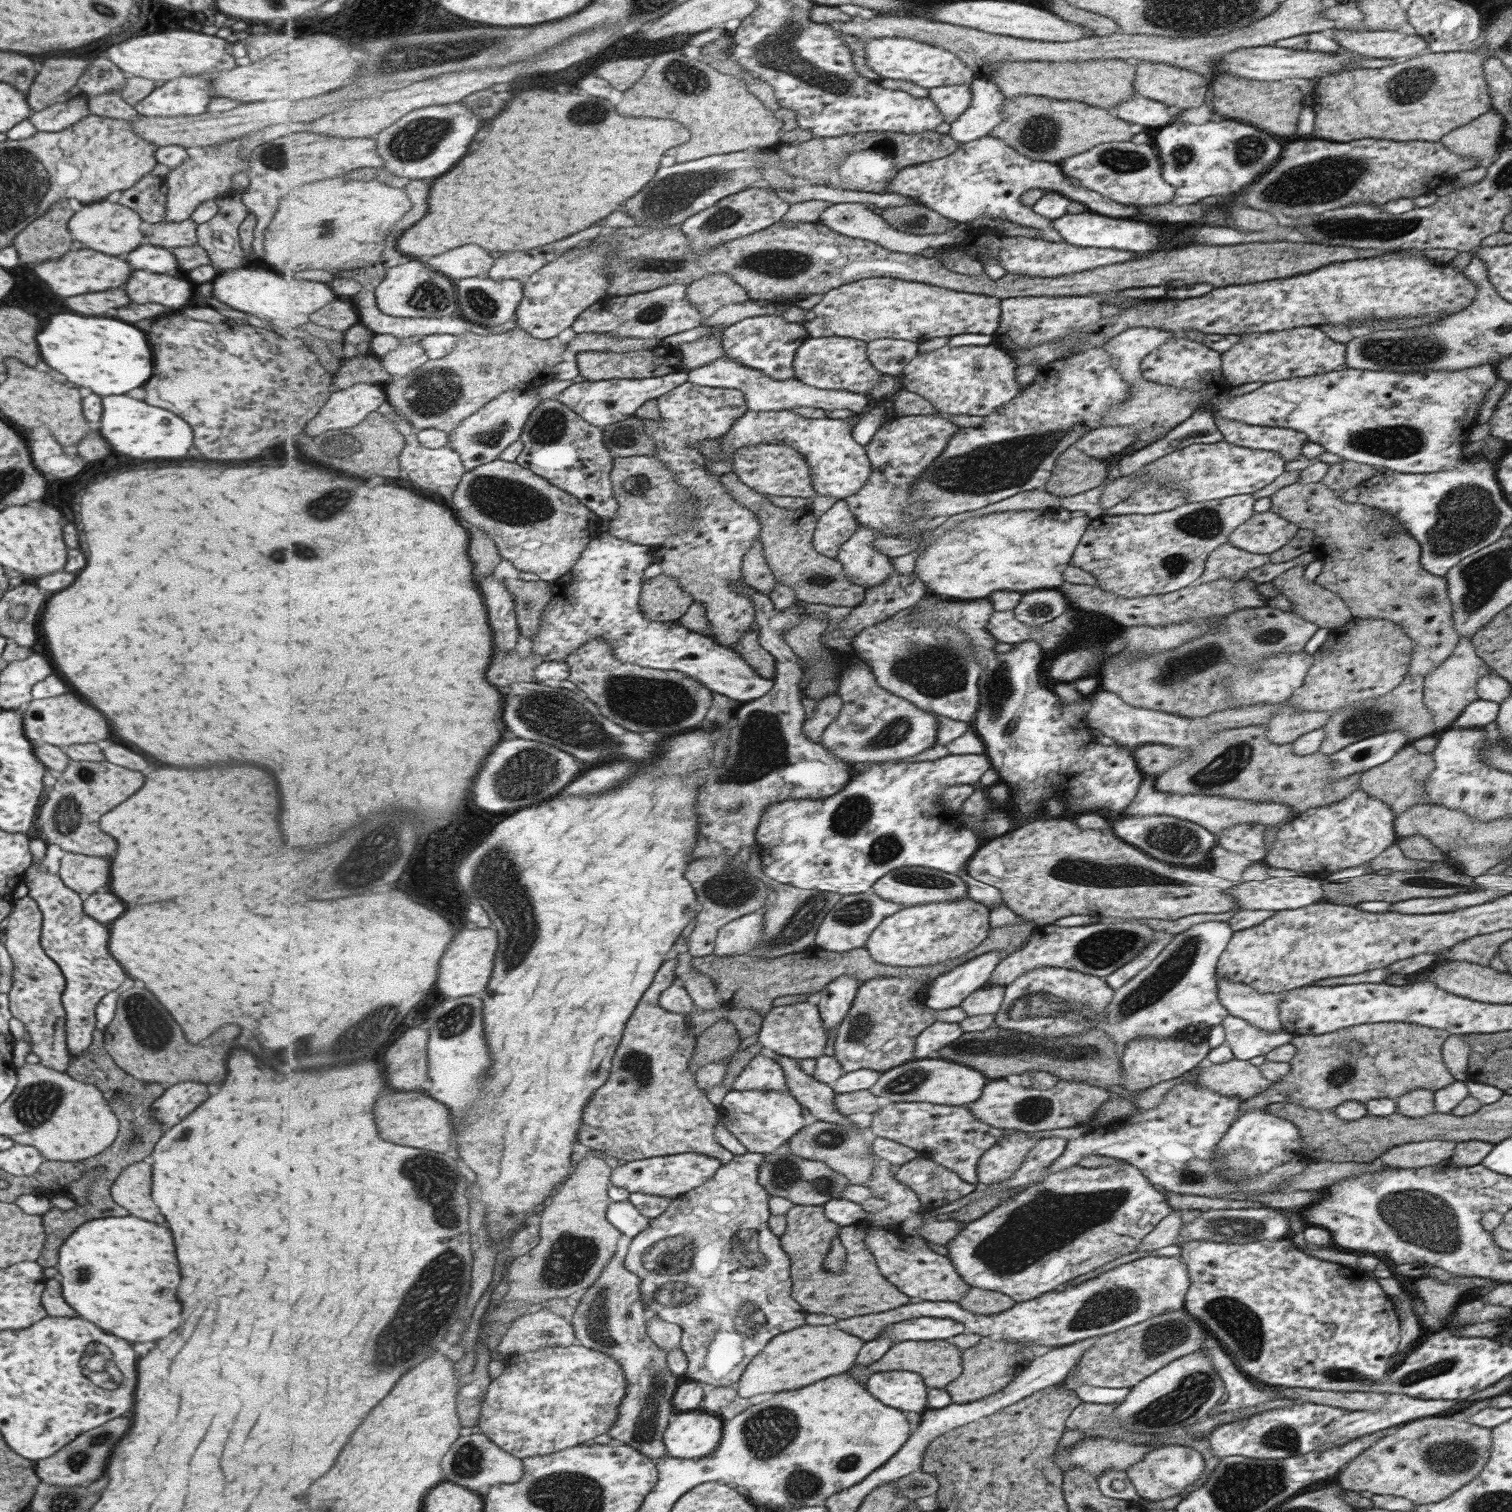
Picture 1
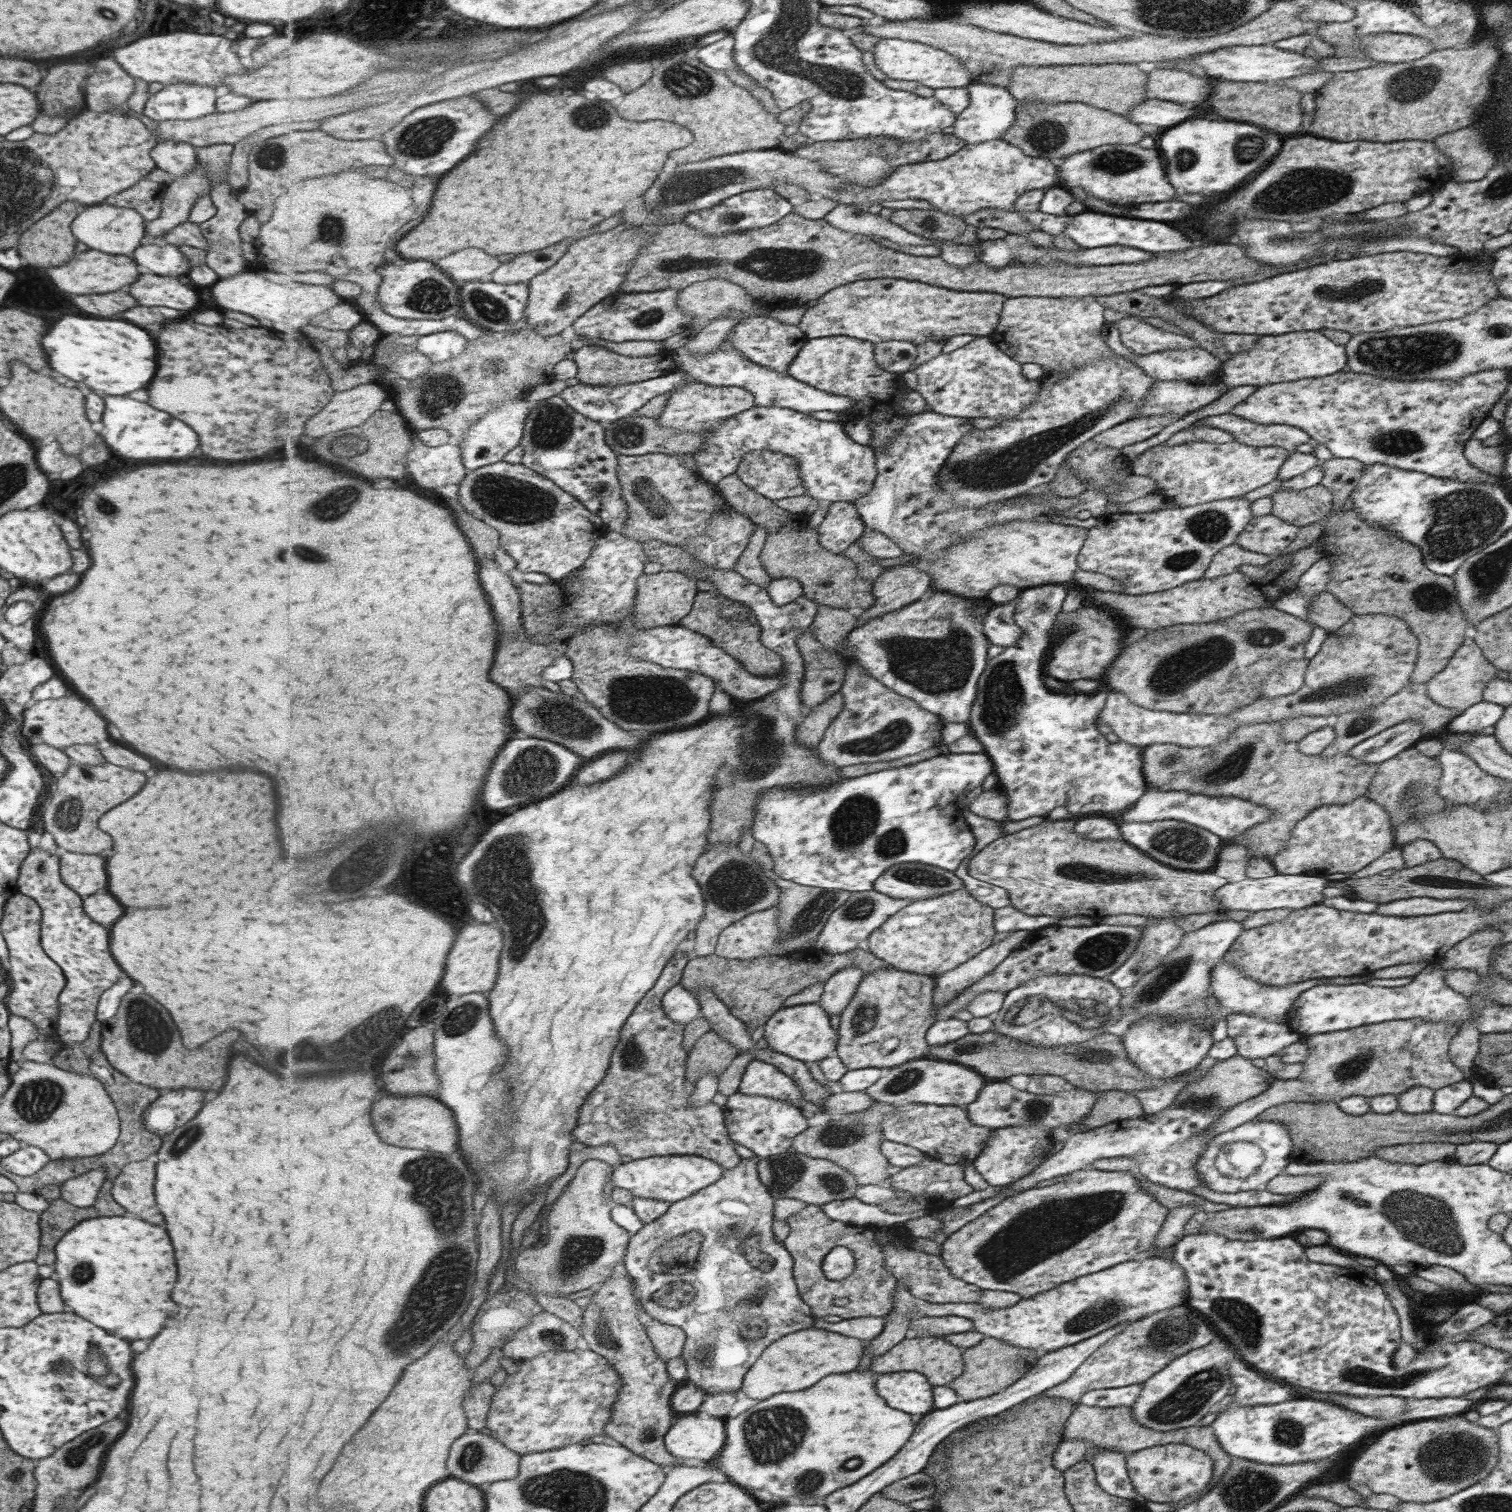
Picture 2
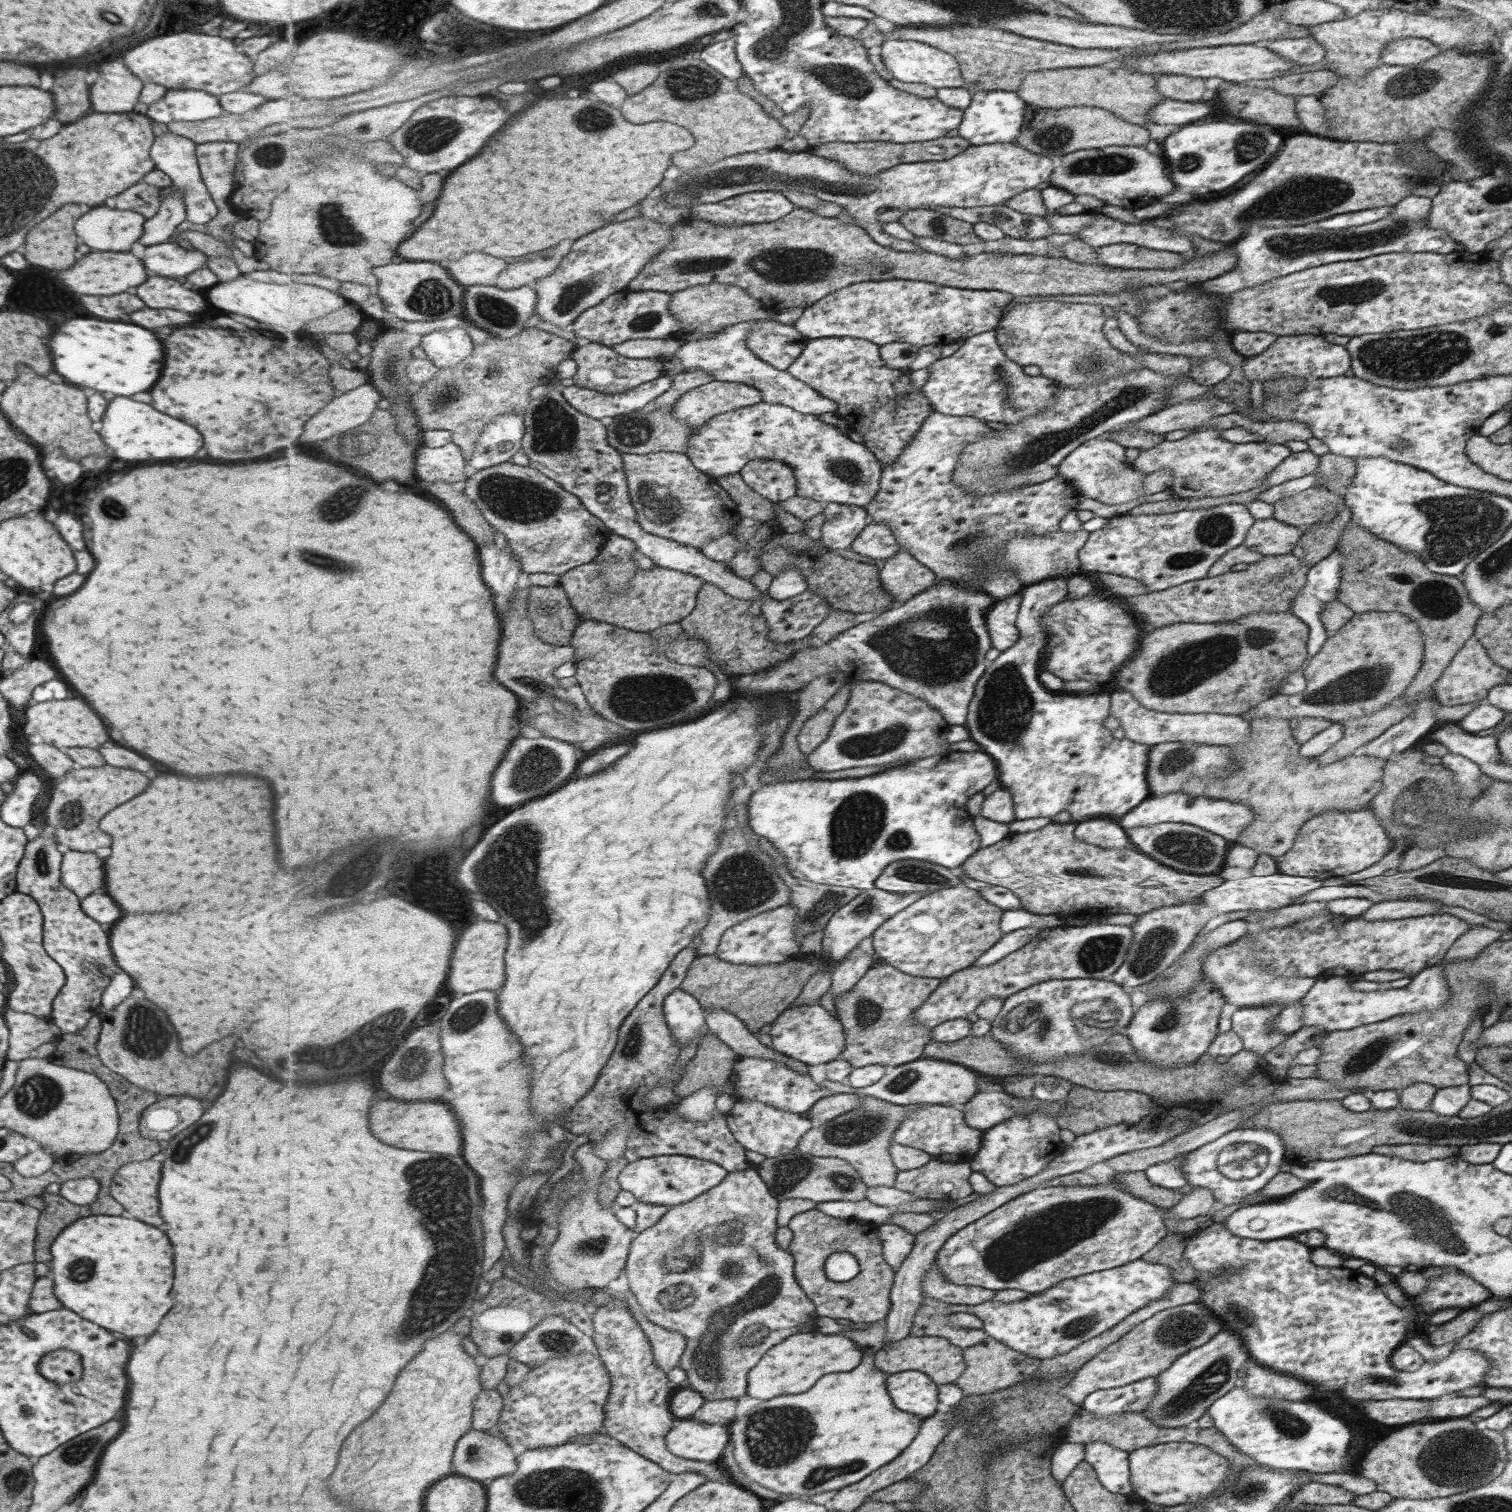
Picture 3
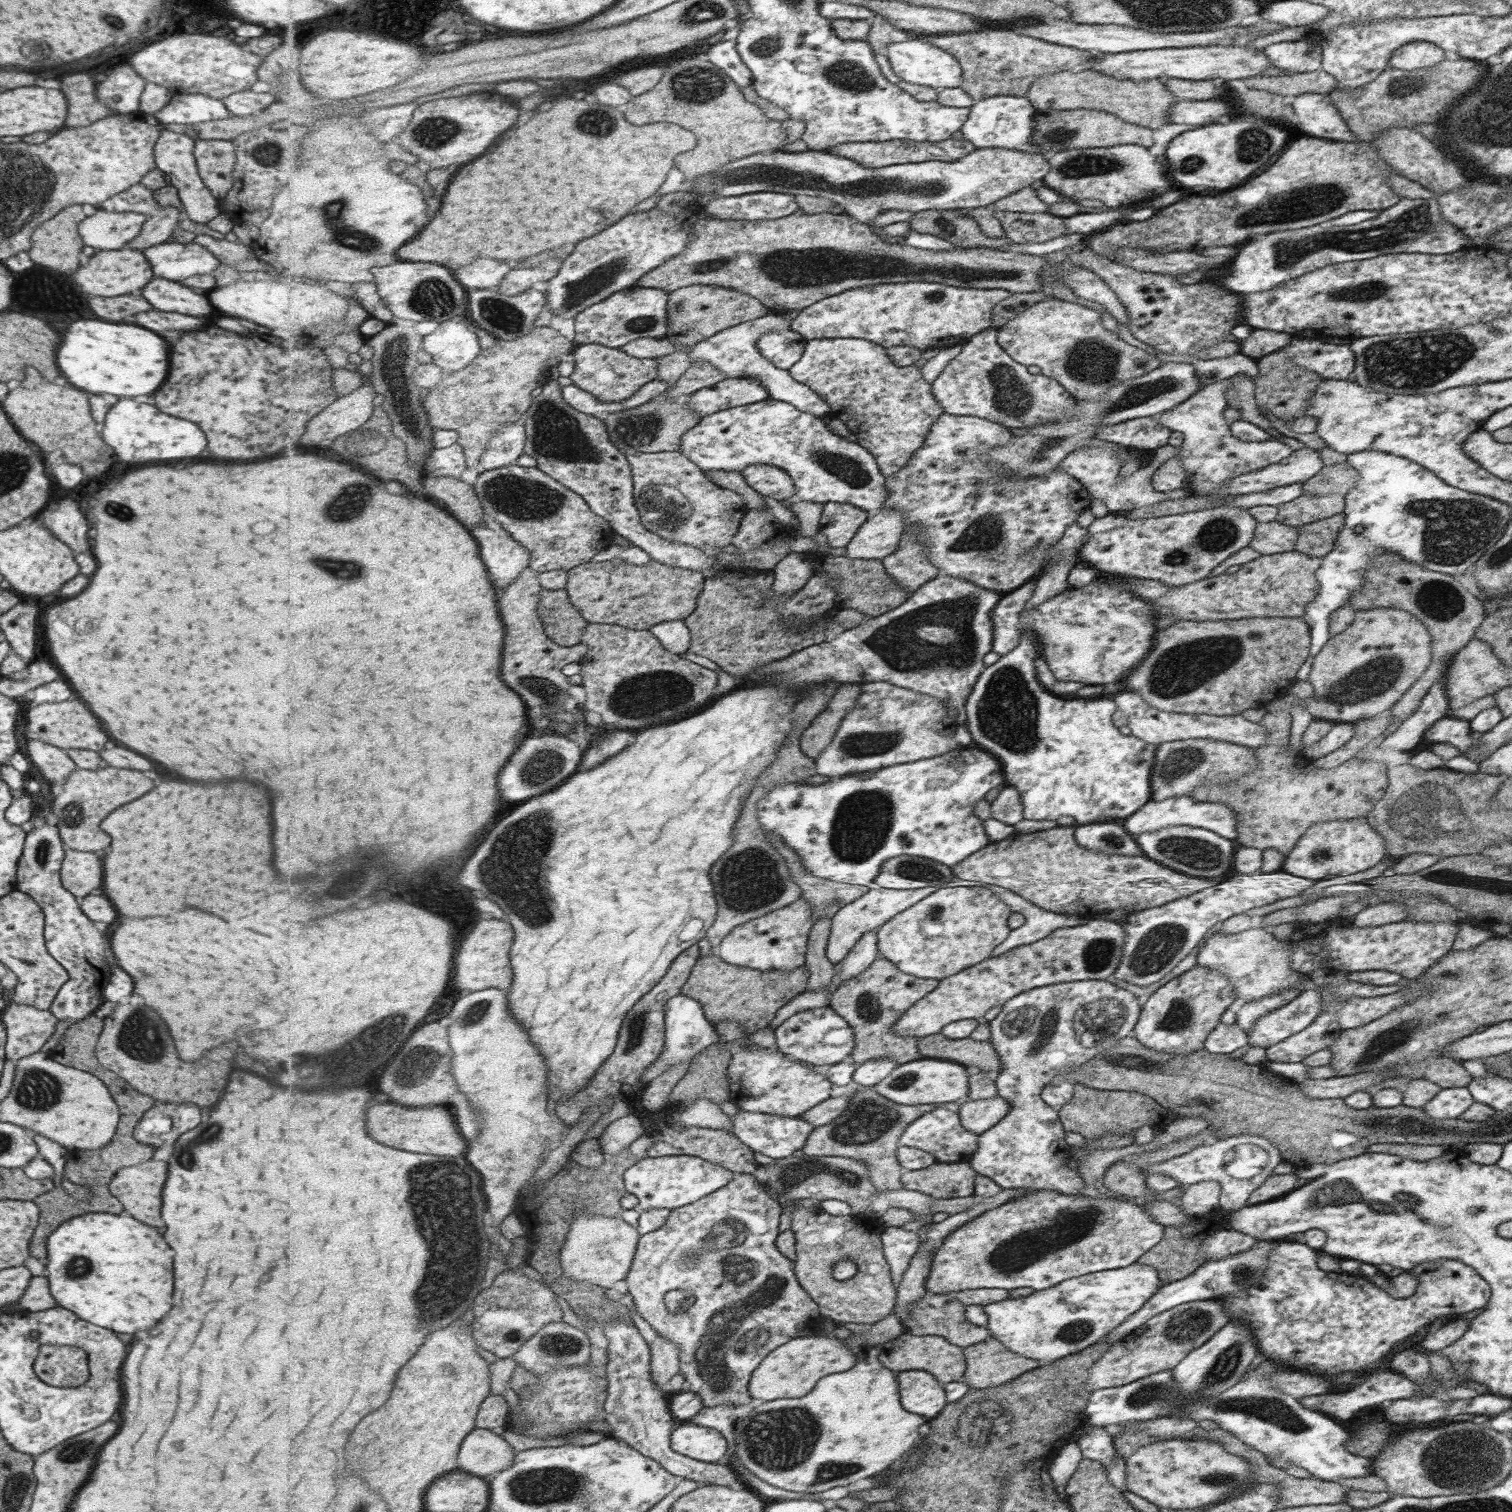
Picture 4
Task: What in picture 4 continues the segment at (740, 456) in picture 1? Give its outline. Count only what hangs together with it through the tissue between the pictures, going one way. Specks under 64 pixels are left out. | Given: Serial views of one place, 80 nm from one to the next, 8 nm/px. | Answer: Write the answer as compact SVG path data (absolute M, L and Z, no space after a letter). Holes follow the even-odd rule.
M754 464L744 471L745 480L763 497L778 501L796 499L796 484L793 477L782 468L772 464Z

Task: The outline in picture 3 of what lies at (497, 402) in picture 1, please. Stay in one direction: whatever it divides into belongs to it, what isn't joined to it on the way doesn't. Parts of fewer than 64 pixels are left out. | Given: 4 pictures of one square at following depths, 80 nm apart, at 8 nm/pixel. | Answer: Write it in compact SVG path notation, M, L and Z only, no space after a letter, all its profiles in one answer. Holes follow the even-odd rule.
M512 412L487 424L474 447L469 465L481 471L511 461L523 448L525 417L525 412Z

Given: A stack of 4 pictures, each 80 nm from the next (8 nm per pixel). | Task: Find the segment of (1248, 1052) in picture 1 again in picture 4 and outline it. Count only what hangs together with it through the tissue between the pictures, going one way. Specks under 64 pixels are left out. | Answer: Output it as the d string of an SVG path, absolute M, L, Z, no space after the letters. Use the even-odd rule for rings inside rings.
M1289 987L1284 991L1246 1002L1241 1006L1241 1009L1235 1013L1235 1023L1237 1023L1238 1027L1241 1027L1242 1031L1248 1035L1251 1025L1255 1022L1257 1017L1260 1017L1270 1010L1285 1006L1290 1000L1293 1000L1293 998L1298 995L1298 992L1300 992L1299 989Z

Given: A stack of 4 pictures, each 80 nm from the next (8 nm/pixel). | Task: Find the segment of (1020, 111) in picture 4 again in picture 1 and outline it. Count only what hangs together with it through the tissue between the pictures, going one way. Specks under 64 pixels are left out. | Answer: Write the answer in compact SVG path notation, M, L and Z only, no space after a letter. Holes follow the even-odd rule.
M974 78L967 84L971 90L969 108L955 121L949 123L949 136L959 144L989 136L1003 121L1001 103L1003 93L989 80Z

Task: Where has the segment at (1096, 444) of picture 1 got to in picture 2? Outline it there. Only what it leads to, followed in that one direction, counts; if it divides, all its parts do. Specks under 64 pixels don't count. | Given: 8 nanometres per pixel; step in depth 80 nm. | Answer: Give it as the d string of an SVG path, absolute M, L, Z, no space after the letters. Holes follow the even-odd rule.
M1163 415L1150 416L1145 418L1131 418L1121 424L1116 424L1113 428L1108 428L1107 431L1100 432L1099 435L1095 435L1092 439L1086 440L1085 443L1094 442L1104 446L1104 450L1113 449L1119 452L1123 446L1127 444L1133 444L1134 442L1141 442L1161 432L1165 424Z

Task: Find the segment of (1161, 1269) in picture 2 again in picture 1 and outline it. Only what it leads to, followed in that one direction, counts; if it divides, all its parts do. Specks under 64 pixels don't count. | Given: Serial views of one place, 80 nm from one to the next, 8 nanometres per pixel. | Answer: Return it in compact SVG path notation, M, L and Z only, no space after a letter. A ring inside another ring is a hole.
M1150 1255L1119 1264L1072 1286L1053 1289L1025 1302L1014 1303L1011 1308L997 1314L973 1314L956 1302L918 1300L887 1312L838 1319L835 1326L845 1332L853 1332L853 1336L869 1342L879 1335L879 1330L904 1320L923 1316L948 1318L961 1321L967 1334L996 1337L999 1340L1006 1338L1039 1346L1063 1347L1091 1337L1119 1332L1160 1314L1182 1310L1190 1282L1188 1267L1178 1256Z

